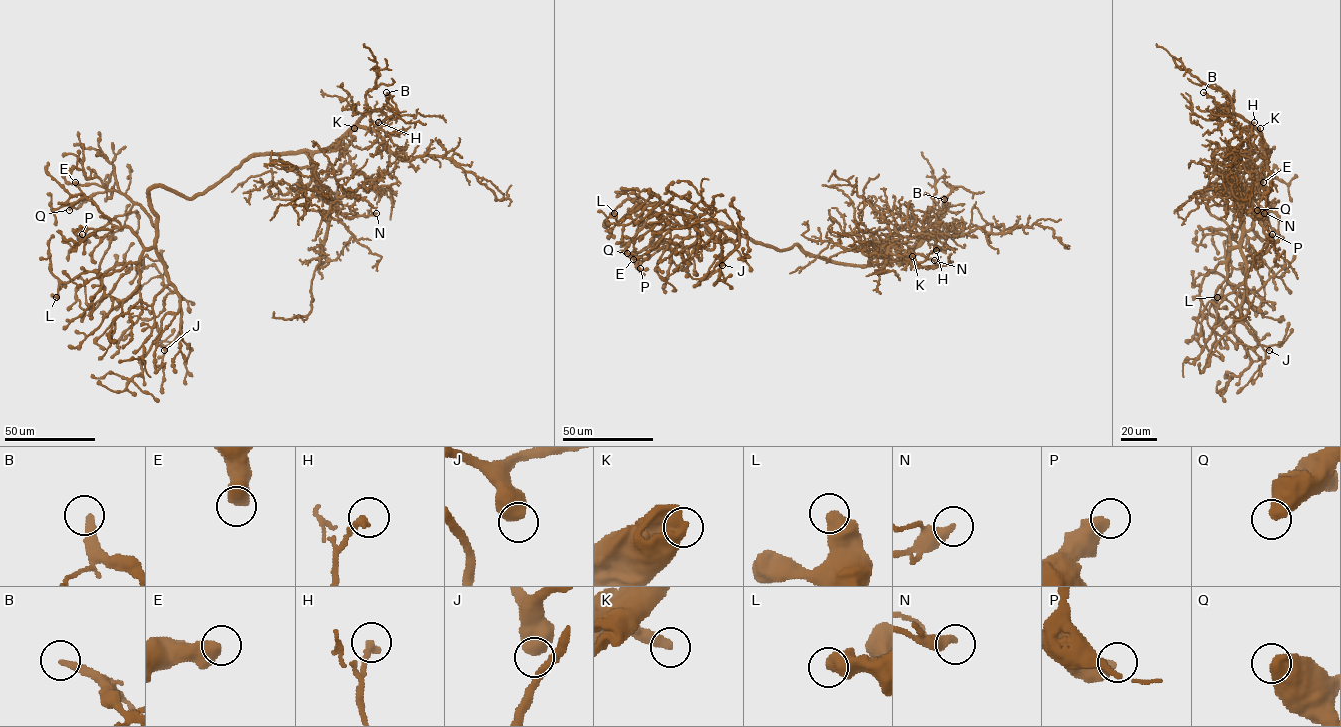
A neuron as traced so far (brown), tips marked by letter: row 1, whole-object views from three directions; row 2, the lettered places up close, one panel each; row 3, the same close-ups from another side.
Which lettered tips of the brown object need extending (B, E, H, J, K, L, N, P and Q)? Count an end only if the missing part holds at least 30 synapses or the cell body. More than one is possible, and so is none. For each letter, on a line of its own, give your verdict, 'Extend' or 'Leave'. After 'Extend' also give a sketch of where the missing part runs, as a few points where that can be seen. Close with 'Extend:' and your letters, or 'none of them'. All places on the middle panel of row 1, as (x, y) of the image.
B: Leave
E: Leave
H: Leave
J: Leave
K: Extend. Course of what is missing: (912, 256), (925, 256), (947, 231), (939, 246), (927, 246)
L: Leave
N: Leave
P: Leave
Q: Leave
Extend: K

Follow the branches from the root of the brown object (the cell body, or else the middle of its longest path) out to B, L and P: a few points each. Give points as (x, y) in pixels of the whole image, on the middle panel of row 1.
B: (778, 249), (796, 245), (812, 255), (853, 265), (892, 262), (902, 258), (944, 214), (949, 206), (944, 199)
L: (778, 249), (708, 222), (715, 237), (662, 202), (626, 224), (614, 213)
P: (778, 249), (708, 222), (712, 248), (655, 248), (638, 259), (640, 268)

